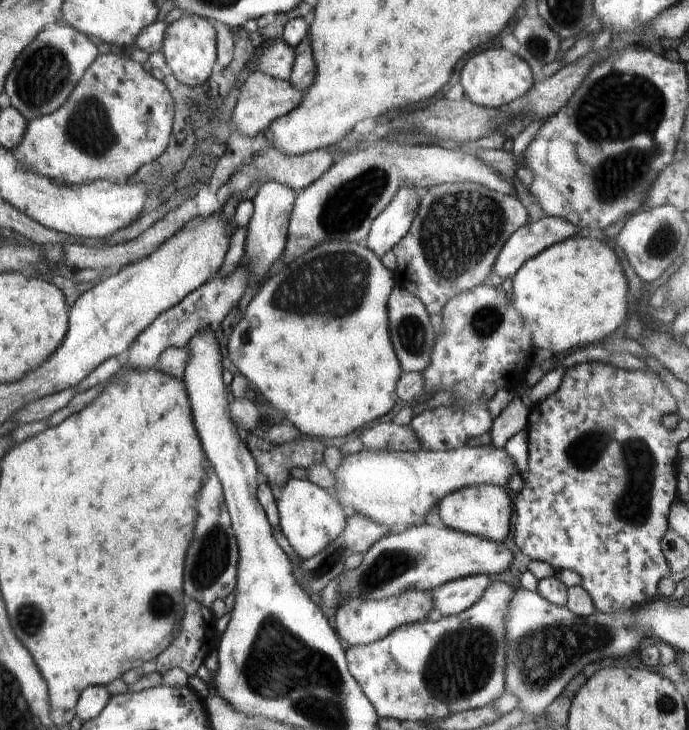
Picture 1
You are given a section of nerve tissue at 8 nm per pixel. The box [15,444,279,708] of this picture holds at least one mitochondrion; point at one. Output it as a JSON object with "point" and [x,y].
{"point":[210,559]}

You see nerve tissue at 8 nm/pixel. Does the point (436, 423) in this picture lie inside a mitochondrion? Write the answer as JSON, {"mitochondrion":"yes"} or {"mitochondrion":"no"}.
{"mitochondrion":"no"}

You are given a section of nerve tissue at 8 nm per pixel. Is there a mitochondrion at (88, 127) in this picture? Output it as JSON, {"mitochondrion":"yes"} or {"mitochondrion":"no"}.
{"mitochondrion":"yes"}

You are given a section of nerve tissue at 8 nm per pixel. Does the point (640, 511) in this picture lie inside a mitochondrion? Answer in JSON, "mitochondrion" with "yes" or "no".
{"mitochondrion":"no"}

